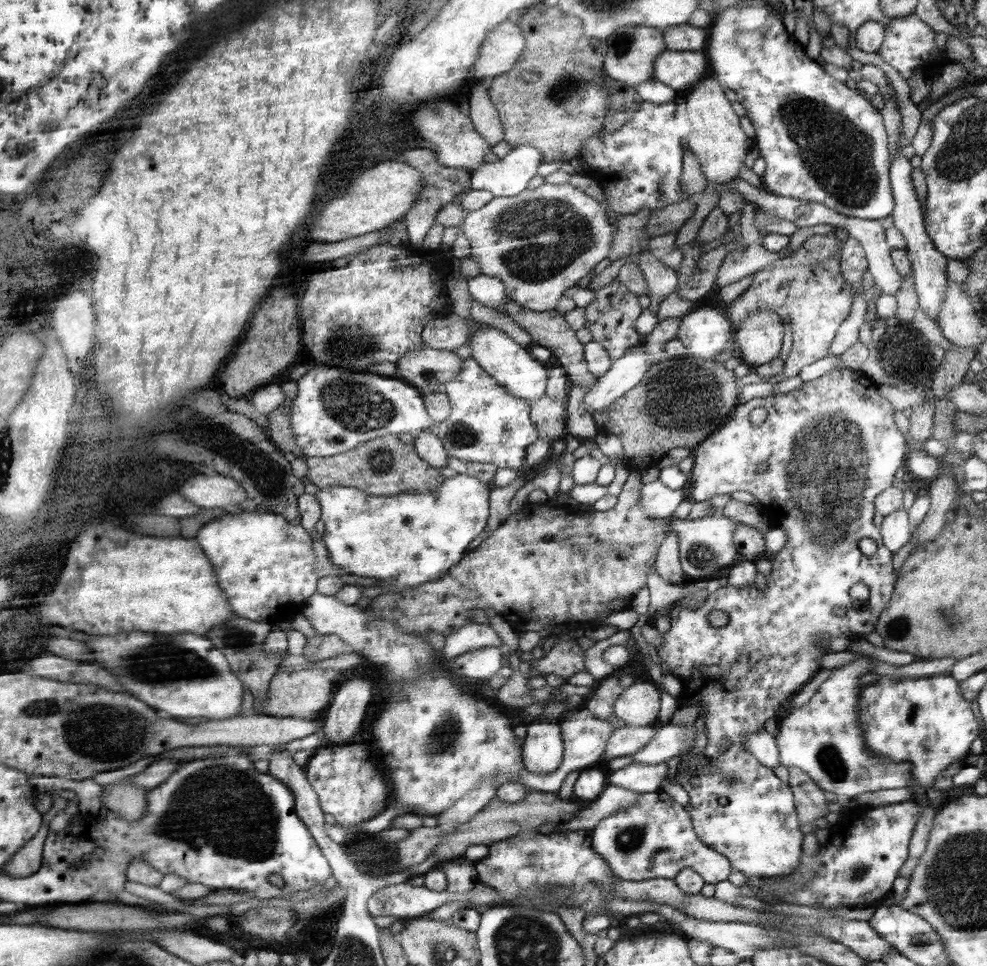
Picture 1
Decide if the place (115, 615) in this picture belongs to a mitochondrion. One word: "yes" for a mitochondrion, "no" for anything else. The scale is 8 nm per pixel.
no

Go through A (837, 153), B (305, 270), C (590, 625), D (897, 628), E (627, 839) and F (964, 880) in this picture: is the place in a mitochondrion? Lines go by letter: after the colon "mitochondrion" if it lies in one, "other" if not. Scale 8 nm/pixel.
A: mitochondrion
B: other
C: other
D: mitochondrion
E: mitochondrion
F: mitochondrion

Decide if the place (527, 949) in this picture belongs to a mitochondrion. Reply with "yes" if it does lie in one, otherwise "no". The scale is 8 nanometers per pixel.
yes

